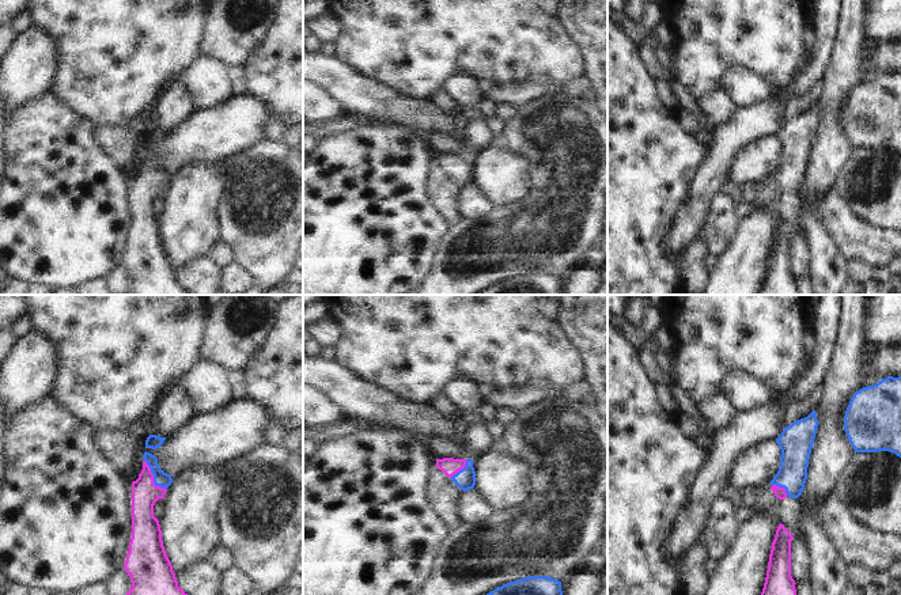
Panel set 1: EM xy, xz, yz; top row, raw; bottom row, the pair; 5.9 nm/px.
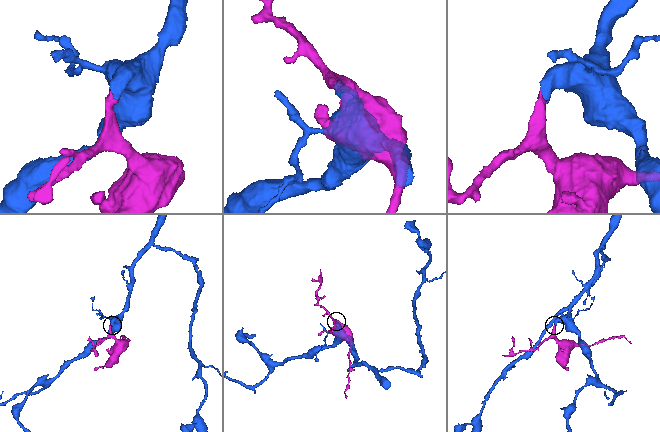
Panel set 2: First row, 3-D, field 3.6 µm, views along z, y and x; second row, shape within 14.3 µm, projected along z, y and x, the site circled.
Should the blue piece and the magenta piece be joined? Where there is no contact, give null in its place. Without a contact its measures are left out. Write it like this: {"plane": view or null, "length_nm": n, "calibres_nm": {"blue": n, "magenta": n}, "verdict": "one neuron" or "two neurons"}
{"plane": "xy", "length_nm": 220, "calibres_nm": {"blue": 90, "magenta": 160}, "verdict": "one neuron"}

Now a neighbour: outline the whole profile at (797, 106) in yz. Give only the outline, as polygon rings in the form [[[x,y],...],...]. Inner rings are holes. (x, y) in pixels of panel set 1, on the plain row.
[[[822,80],[815,83],[802,98],[791,99],[785,107],[783,125],[794,117],[807,113],[818,102],[822,92]]]

